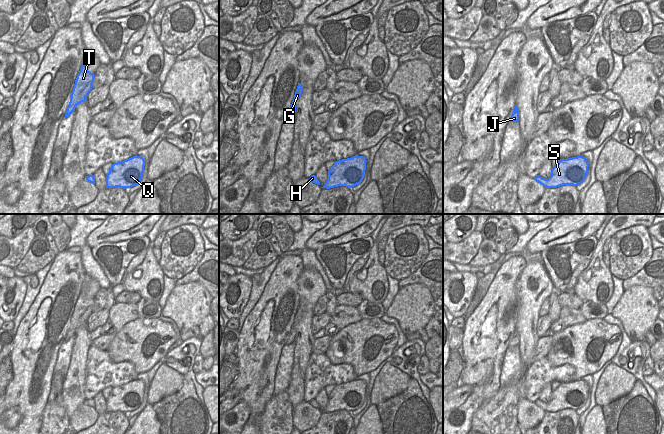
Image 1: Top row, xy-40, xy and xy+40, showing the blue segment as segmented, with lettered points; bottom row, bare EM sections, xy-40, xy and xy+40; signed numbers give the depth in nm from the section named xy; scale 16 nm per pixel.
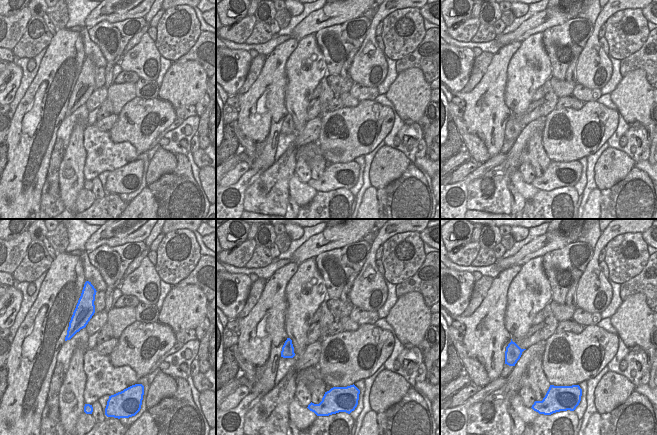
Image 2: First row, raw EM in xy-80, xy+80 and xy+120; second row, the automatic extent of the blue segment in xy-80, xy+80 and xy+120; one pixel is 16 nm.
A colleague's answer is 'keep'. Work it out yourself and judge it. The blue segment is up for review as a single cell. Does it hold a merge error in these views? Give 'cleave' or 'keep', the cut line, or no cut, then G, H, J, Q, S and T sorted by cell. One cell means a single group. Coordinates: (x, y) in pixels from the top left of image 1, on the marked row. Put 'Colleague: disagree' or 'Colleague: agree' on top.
Colleague: agree
keep; cut none; groups G H J Q S T

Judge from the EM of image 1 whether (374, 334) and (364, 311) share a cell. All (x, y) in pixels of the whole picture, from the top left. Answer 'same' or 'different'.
different

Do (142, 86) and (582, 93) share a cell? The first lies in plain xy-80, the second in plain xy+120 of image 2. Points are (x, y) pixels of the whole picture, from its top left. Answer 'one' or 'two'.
one

